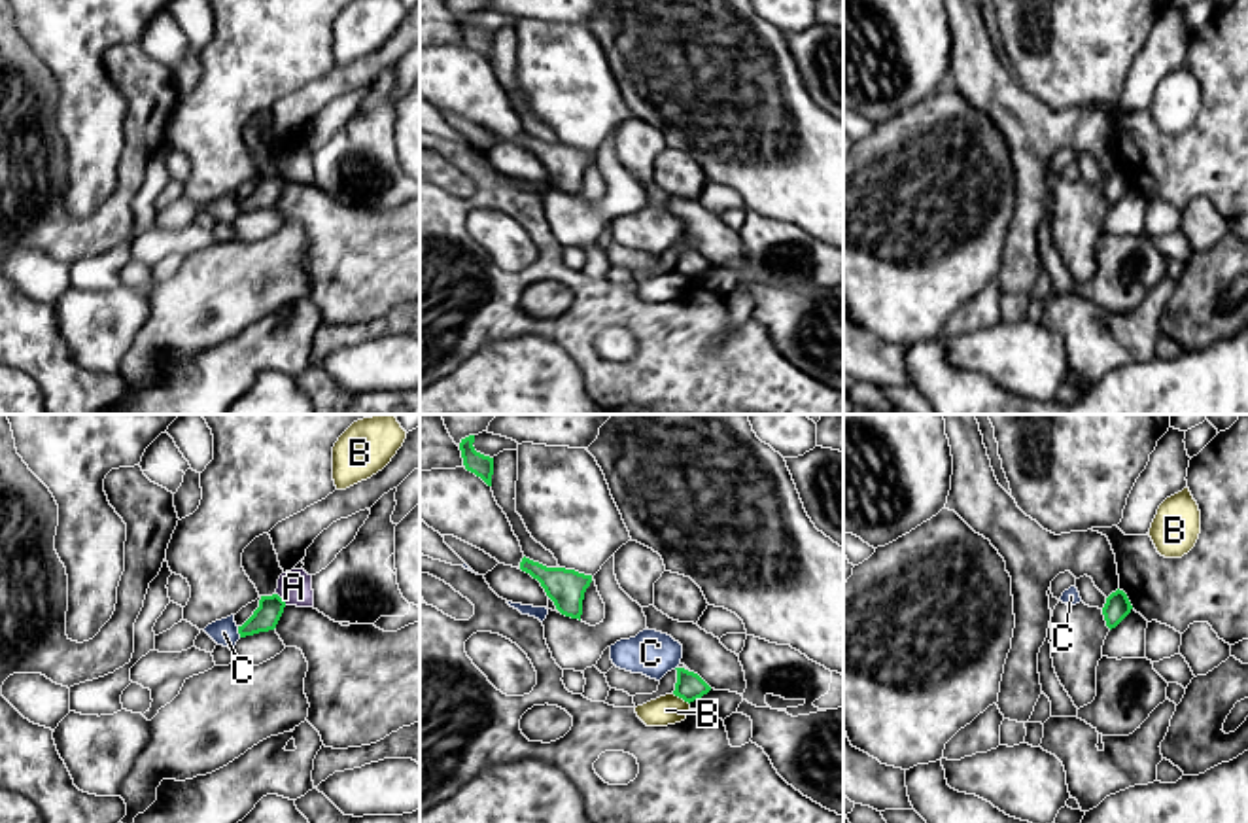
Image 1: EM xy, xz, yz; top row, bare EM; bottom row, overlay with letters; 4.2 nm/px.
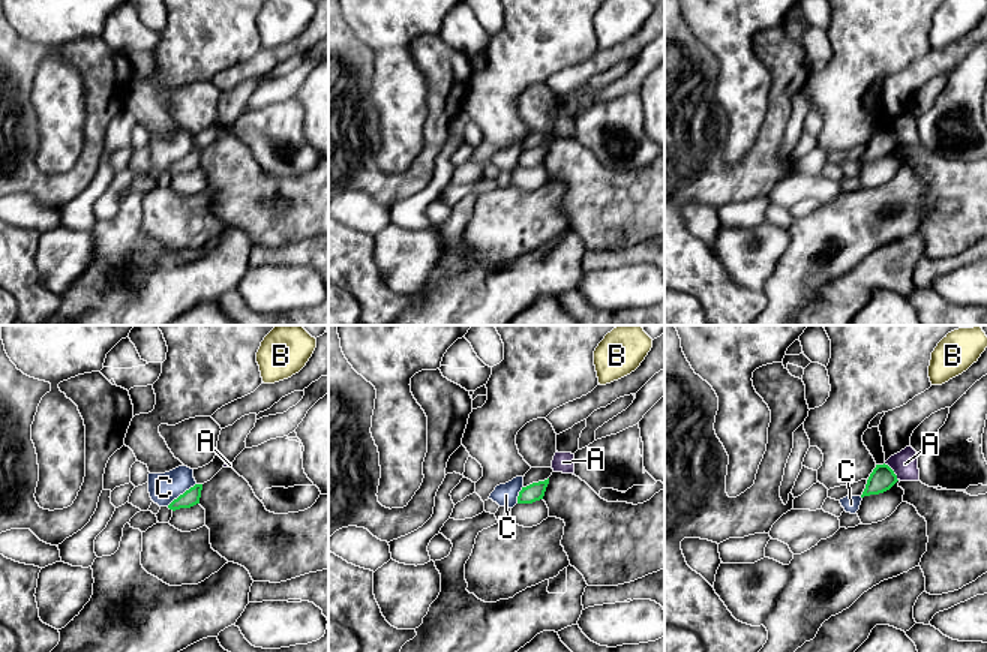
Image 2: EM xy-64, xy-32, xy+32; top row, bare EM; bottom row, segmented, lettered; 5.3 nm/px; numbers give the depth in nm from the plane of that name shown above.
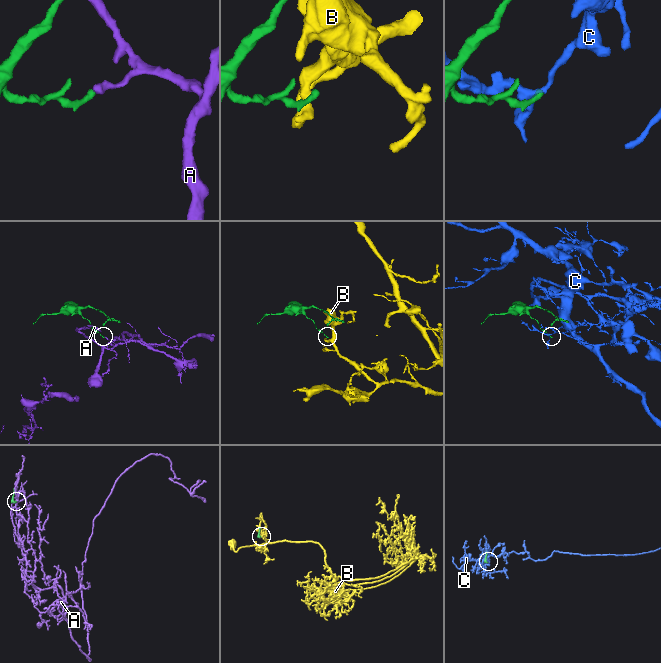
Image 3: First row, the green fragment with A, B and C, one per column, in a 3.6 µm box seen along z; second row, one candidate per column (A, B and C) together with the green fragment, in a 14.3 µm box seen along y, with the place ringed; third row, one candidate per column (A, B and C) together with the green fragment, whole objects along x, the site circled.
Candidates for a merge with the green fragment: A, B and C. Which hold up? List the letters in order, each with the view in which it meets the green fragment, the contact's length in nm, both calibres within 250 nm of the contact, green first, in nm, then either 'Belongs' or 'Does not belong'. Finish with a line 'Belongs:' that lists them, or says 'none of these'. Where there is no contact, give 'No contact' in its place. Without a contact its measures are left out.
A: Touches green in xy. Shared border 70 nm. Thickness 110 nm (green) against 140 nm. Does not belong
B: Touches green in xz. Shared border 90 nm. Thickness 120 nm (green) against 130 nm. Does not belong
C: Touches green in xy. Shared border 50 nm. Thickness 110 nm (green) against 110 nm. Does not belong
Belongs: none of these

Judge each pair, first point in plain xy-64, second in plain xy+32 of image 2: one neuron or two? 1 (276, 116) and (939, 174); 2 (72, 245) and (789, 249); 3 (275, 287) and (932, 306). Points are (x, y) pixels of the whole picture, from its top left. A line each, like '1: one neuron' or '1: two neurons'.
1: two neurons
2: one neuron
3: two neurons

